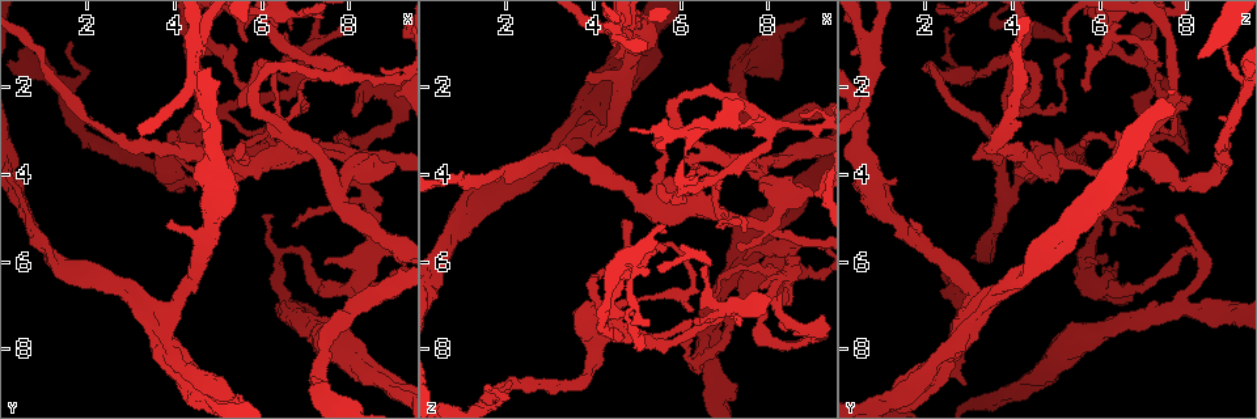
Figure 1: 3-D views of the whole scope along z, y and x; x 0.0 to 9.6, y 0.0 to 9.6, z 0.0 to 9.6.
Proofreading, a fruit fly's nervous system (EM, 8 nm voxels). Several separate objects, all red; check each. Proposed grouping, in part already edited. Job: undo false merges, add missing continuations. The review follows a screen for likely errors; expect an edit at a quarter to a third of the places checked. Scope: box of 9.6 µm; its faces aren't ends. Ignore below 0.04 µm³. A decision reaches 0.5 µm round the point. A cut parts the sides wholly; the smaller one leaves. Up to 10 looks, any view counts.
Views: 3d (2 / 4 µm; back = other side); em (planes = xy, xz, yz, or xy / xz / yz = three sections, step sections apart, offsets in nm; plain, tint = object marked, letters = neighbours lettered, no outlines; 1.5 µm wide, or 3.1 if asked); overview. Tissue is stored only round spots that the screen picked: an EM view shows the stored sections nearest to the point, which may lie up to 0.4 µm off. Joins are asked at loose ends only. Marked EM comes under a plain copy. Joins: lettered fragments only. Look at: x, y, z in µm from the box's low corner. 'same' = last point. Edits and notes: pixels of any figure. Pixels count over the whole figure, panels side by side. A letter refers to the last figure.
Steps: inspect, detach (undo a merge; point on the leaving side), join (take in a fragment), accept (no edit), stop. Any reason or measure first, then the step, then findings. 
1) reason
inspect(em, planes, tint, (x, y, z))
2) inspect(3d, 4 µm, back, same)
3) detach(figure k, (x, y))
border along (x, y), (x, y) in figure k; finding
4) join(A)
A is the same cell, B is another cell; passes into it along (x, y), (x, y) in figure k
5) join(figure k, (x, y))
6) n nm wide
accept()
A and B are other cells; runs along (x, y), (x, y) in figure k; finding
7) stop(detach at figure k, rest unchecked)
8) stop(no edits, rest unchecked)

inspect(em, planes, letters, (7.40, 1.30, 5.30))

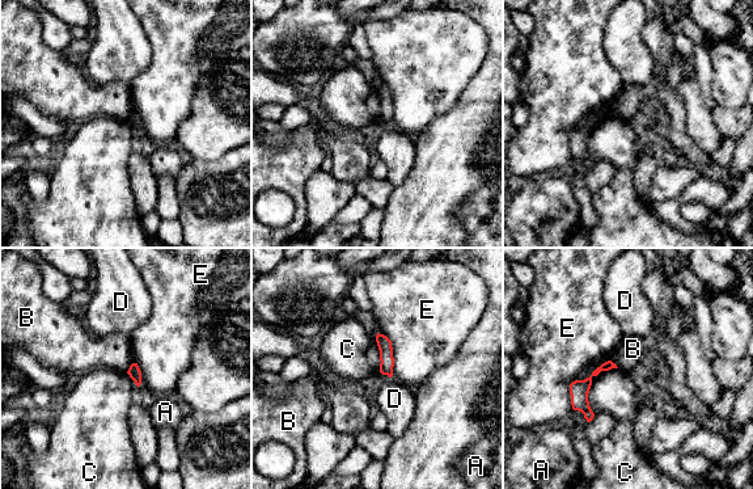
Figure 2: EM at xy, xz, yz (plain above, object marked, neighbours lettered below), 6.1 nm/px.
C touches over 320 nm
accept()
A, B, C, D and E are other cells; runs along (609, 365), (579, 390), (575, 405) in figure 2; no lettered fragment goes on from it

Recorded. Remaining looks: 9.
two arms in line, one across
inspect(em, yz, step 8, tint, (8.15, 3.65, 5.20))

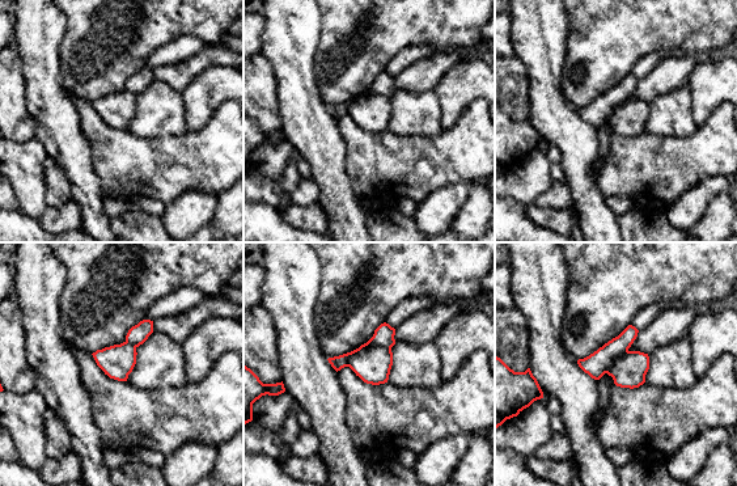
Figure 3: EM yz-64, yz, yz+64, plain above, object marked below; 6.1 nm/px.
inspect(em, planes, letters, same)

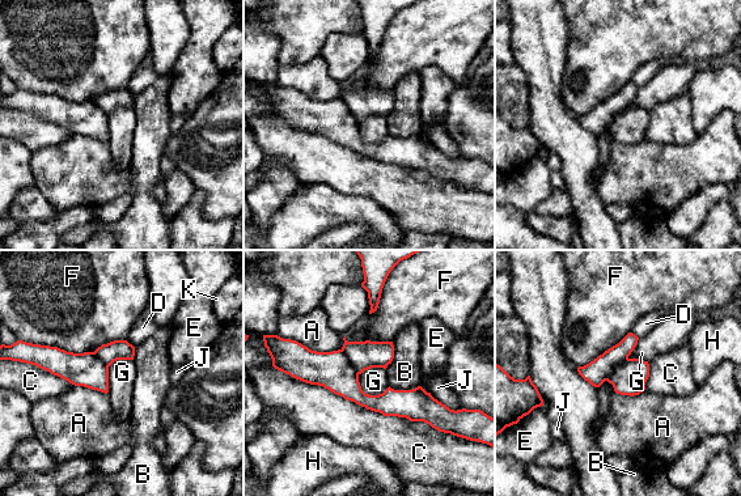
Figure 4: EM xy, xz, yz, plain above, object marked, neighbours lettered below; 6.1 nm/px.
detach(figure 4, (629, 377))
A, B, C, D, E, F, G, H, J and K are other cells; the part that leaves runs along (296, 348), (363, 399), (439, 407) in figure 4; a second neuron is stuck on

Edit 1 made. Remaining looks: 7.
calibre changes
inspect(em, xy, step 4, letters, (8.50, 5.45, 5.90))

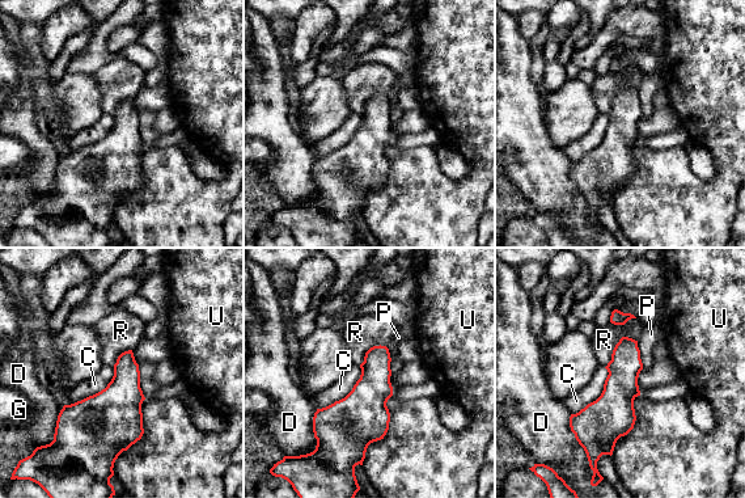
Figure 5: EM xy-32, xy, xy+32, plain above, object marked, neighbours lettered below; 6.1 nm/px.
accept()
C, D, G, P, R and U are other cells; border along (114, 367), (104, 388), (64, 405) in figure 5; continuous, no second neuron

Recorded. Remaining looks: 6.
three arms meet
inspect(3d, 4 µm, back, (4.50, 1.10, 0.65))

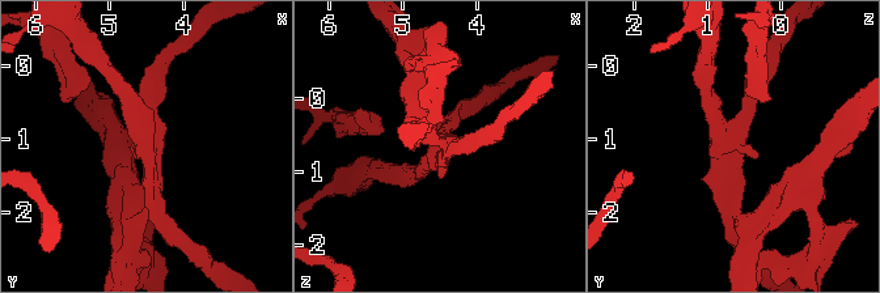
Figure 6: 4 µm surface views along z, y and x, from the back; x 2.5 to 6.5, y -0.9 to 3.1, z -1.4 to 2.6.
3 arms; arms of 190, 200, 220 nm
inspect(em, xy, step 8, tint, (4.50, 1.10, 0.70))

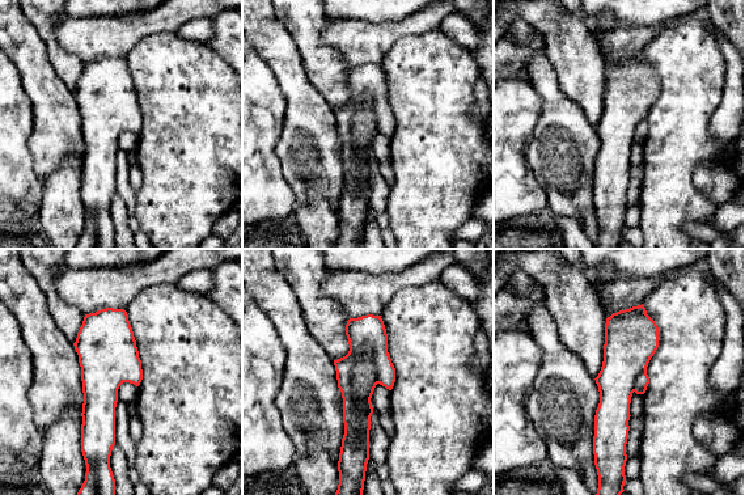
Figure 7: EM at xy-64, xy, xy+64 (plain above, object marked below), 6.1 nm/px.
inspect(em, planes, letters, same)

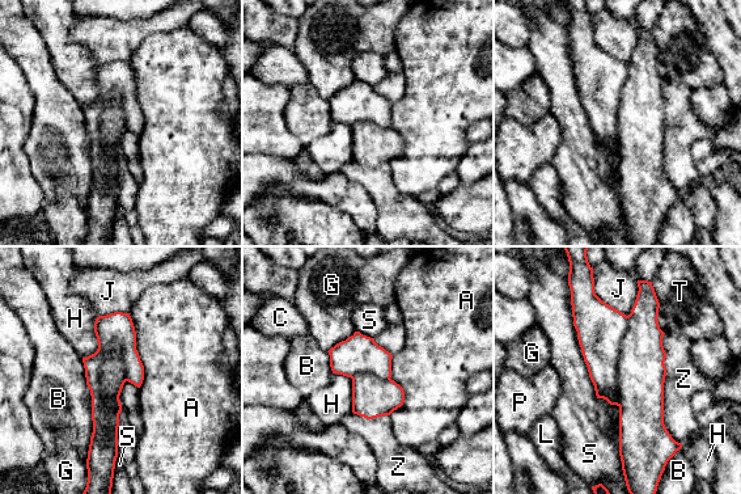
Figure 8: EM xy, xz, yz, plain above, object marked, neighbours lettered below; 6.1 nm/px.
detach(figure 8, (113, 371))
A, B, C, G, H, J, L, P, S, T and Z are other cells; the part that leaves runs along (643, 298), (640, 429), (626, 451) in figure 8; two neurons meet here

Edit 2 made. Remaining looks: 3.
stop(detach at figure 4, detach at figure 8, rest unchecked)

